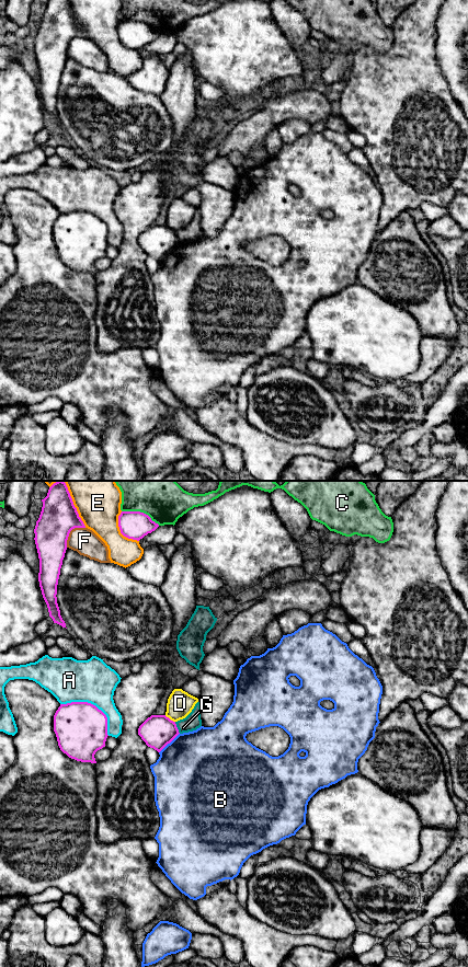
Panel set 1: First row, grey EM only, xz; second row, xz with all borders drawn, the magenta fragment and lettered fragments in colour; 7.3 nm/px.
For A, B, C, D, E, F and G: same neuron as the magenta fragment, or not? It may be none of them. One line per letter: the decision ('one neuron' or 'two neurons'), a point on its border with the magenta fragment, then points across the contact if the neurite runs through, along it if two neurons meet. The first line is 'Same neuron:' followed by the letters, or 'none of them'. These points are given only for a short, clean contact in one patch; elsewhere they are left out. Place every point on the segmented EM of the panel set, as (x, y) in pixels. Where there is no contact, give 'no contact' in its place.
Same neuron: none of them
A: two neurons; meets magenta in xz at (92, 704)
B: two neurons; meets magenta in xz at (169, 743)
C: two neurons; meets magenta in xz at (139, 511)
D: two neurons; meets magenta in xz at (169, 718)
E: two neurons; meets magenta in xz at (72, 504)
F: two neurons; meets magenta in xz at (69, 532)
G: two neurons; meets magenta in xz at (177, 727); border along xz (174, 722), (180, 733)

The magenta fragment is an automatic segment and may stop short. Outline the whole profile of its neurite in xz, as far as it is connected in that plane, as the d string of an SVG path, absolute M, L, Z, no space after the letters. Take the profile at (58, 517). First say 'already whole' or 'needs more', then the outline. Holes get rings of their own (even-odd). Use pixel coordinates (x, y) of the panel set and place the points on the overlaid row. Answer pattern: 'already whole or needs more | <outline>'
already whole | M64 481L54 483L42 502L42 511L34 529L39 559L38 582L49 617L54 623L66 628L57 603L57 585L69 533L75 528L85 526Z

